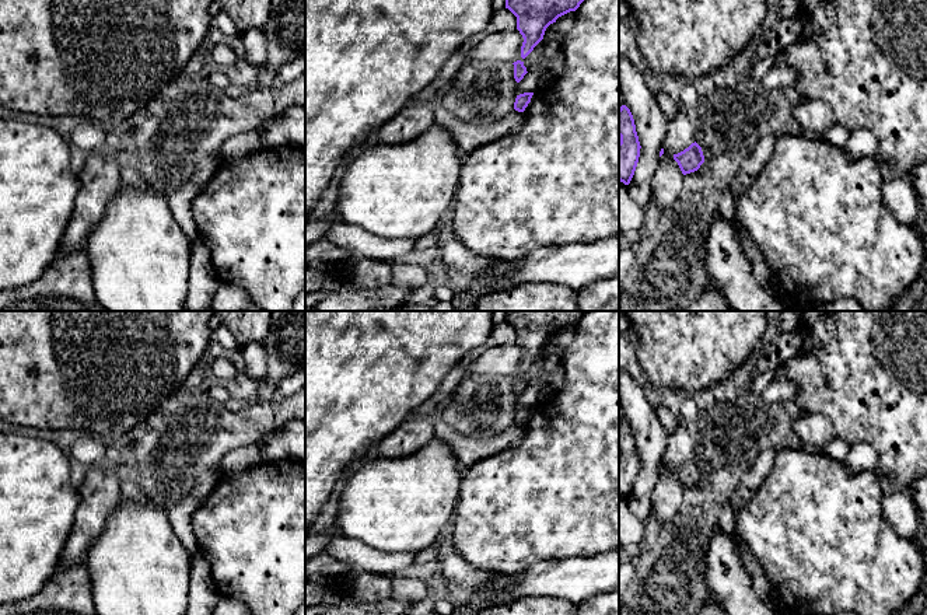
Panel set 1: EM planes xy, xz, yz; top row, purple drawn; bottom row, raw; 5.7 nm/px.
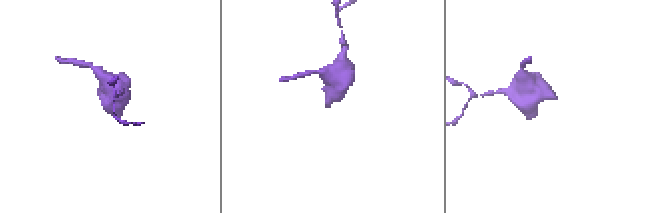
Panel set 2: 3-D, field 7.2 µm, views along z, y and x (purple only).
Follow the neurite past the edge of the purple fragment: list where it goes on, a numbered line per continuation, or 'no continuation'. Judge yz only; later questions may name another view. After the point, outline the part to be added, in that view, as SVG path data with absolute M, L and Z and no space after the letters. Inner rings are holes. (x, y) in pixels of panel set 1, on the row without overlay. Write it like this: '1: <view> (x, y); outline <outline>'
no continuation

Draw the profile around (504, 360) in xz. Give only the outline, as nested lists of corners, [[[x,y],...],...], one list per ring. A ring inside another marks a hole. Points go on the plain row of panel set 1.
[[[518,343],[501,345],[487,349],[476,360],[468,364],[459,364],[468,373],[489,374],[494,377],[514,377],[521,374],[527,385],[541,384],[543,388],[543,359],[542,353],[534,364],[525,371],[521,371],[521,360],[524,352]]]

